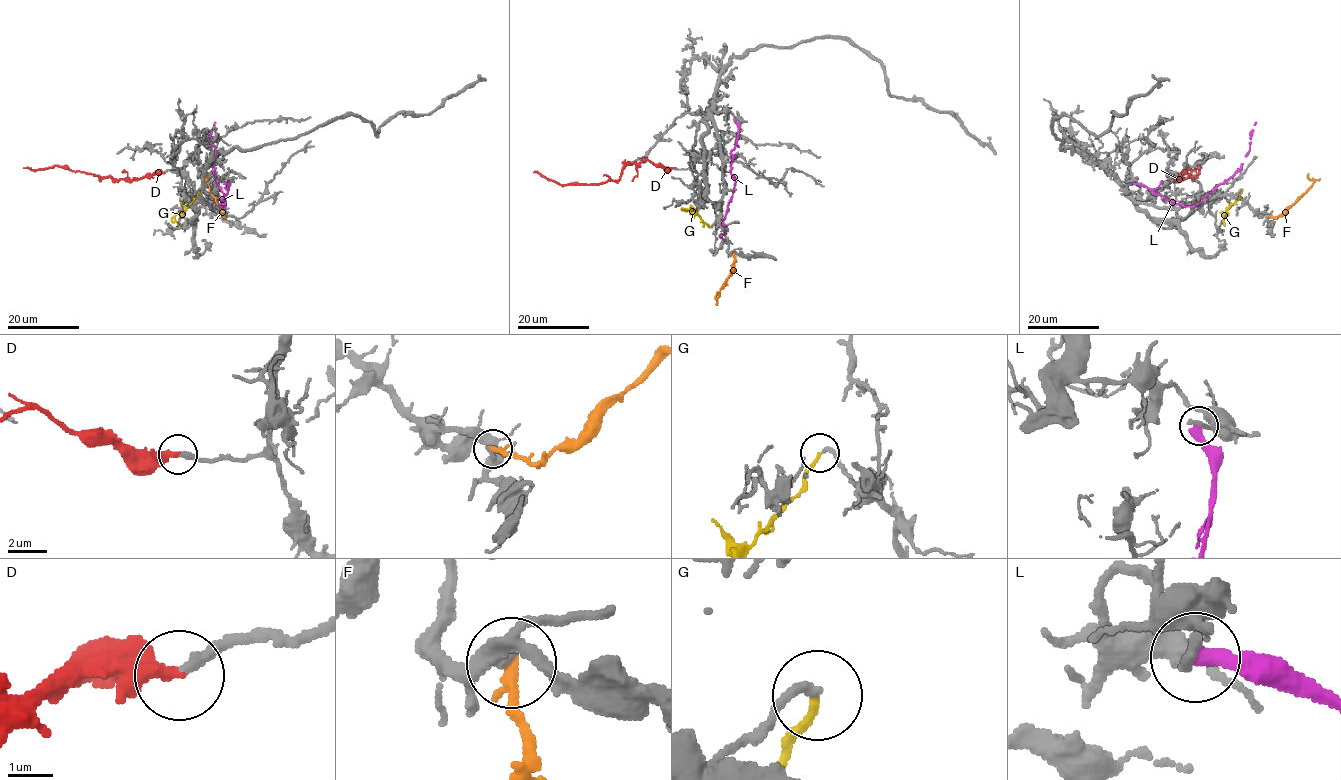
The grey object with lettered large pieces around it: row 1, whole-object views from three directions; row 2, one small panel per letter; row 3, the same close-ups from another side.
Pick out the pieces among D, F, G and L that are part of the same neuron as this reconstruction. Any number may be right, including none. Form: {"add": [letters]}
{"add": ["D", "G"]}

